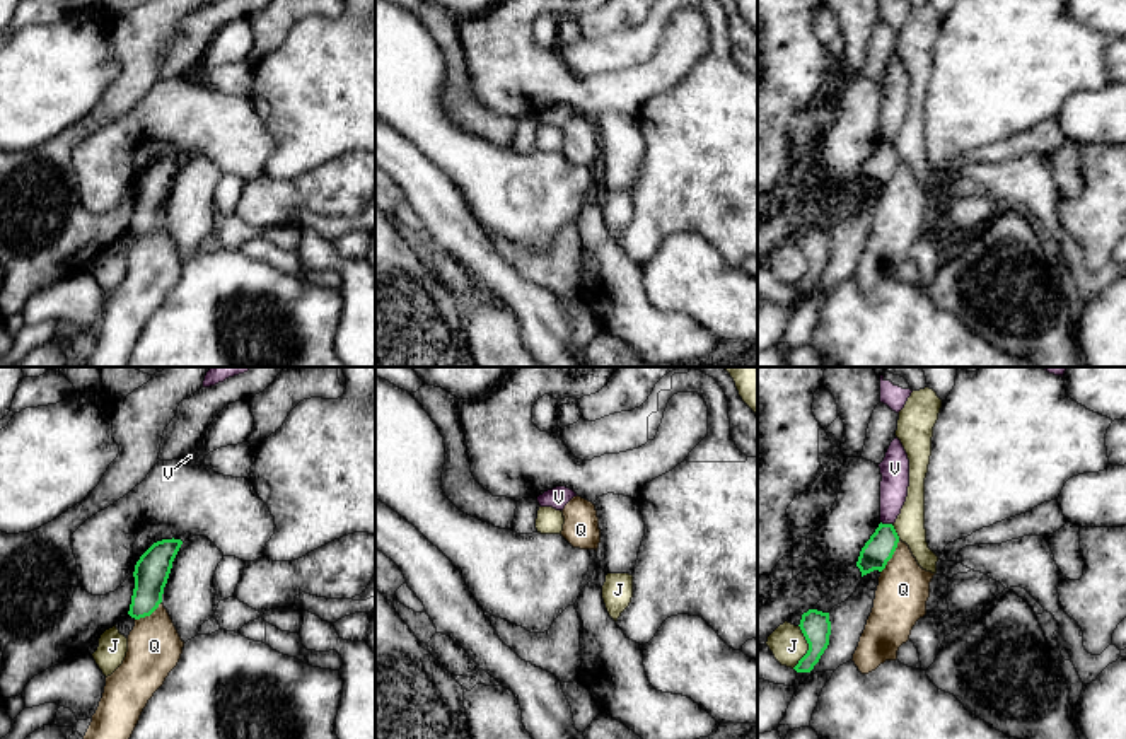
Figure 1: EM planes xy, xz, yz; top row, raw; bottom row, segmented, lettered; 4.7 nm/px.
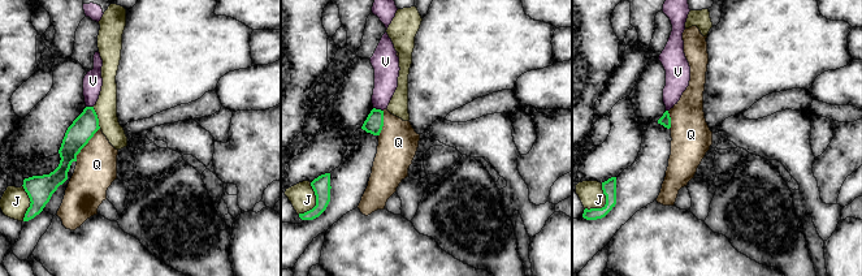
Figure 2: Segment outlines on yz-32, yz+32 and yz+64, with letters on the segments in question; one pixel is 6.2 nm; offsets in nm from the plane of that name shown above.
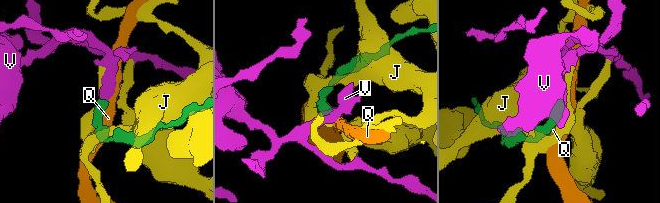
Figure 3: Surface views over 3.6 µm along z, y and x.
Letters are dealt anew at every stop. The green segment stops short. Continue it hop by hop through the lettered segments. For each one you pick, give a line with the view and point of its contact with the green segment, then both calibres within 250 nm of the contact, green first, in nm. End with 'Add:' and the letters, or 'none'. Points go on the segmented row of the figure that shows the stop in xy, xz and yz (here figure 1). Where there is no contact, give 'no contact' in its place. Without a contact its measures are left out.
Add: none

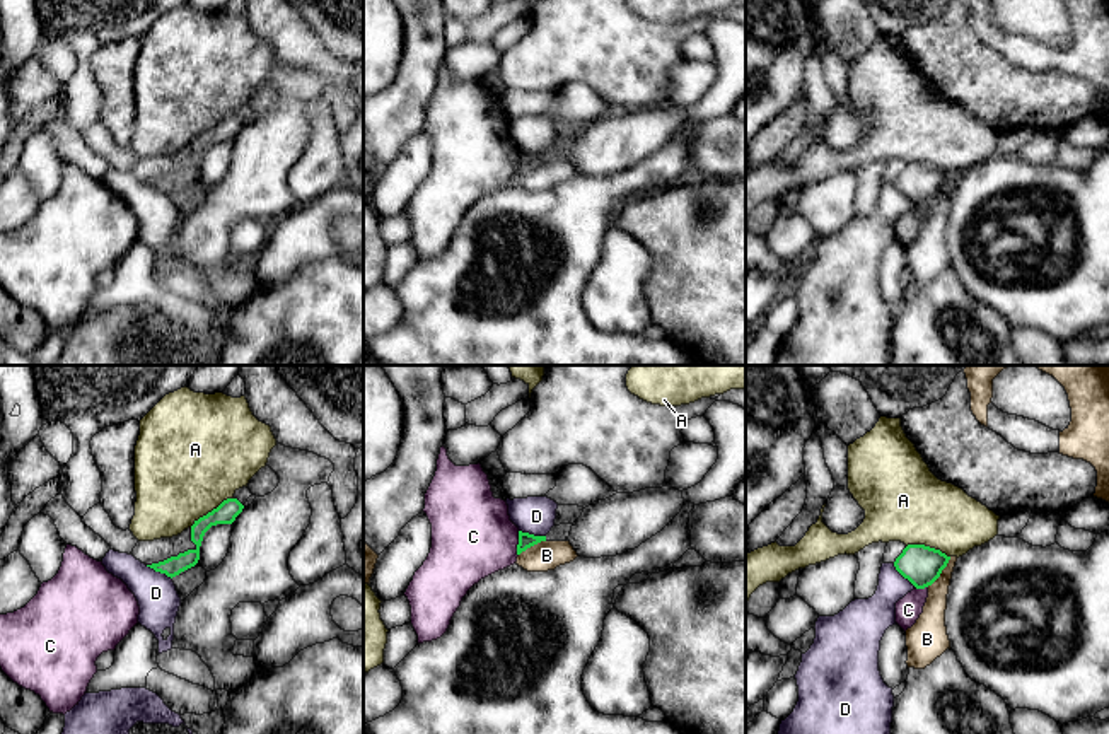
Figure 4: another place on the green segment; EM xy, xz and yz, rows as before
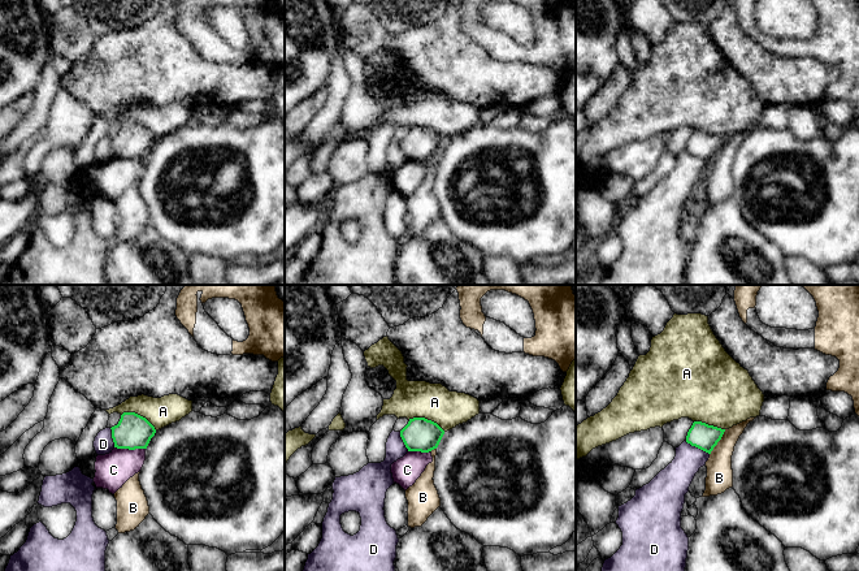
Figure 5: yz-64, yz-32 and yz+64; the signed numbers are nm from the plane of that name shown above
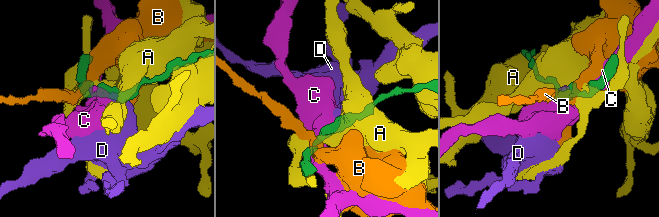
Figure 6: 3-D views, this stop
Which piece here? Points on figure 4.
Add: none

